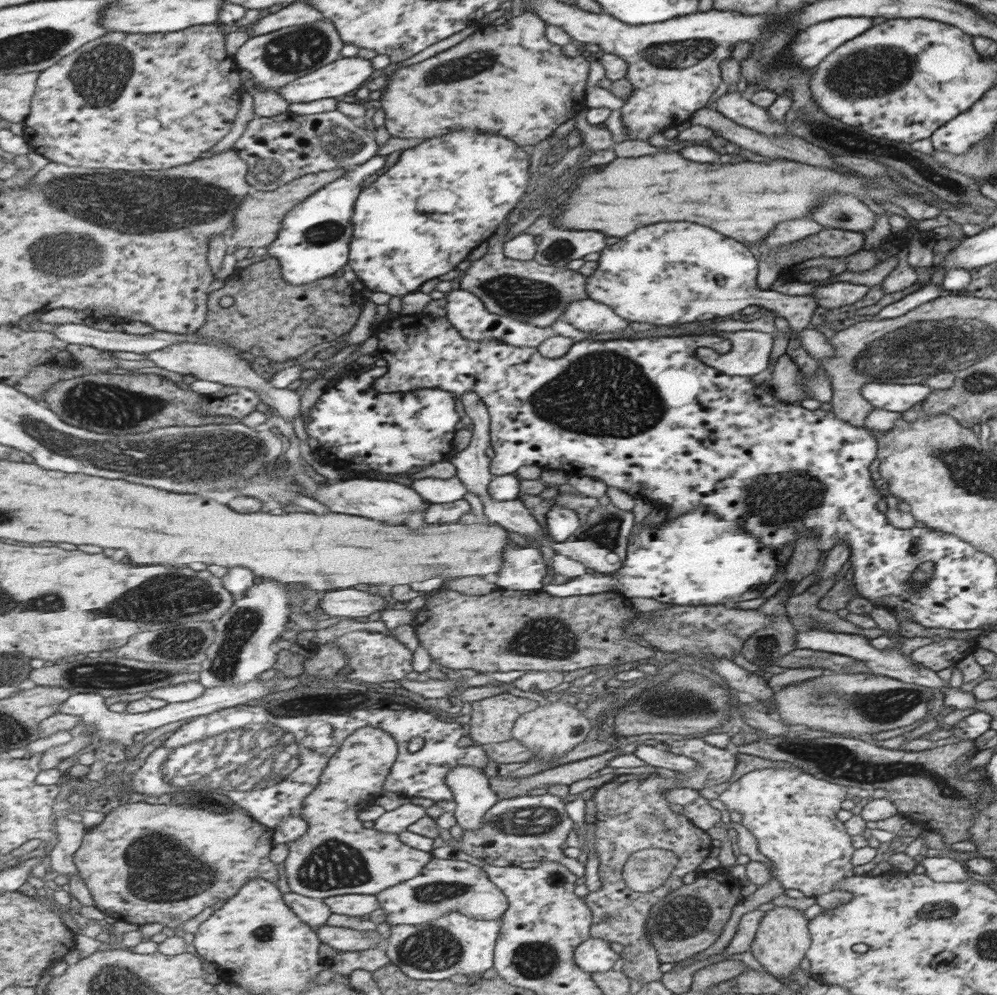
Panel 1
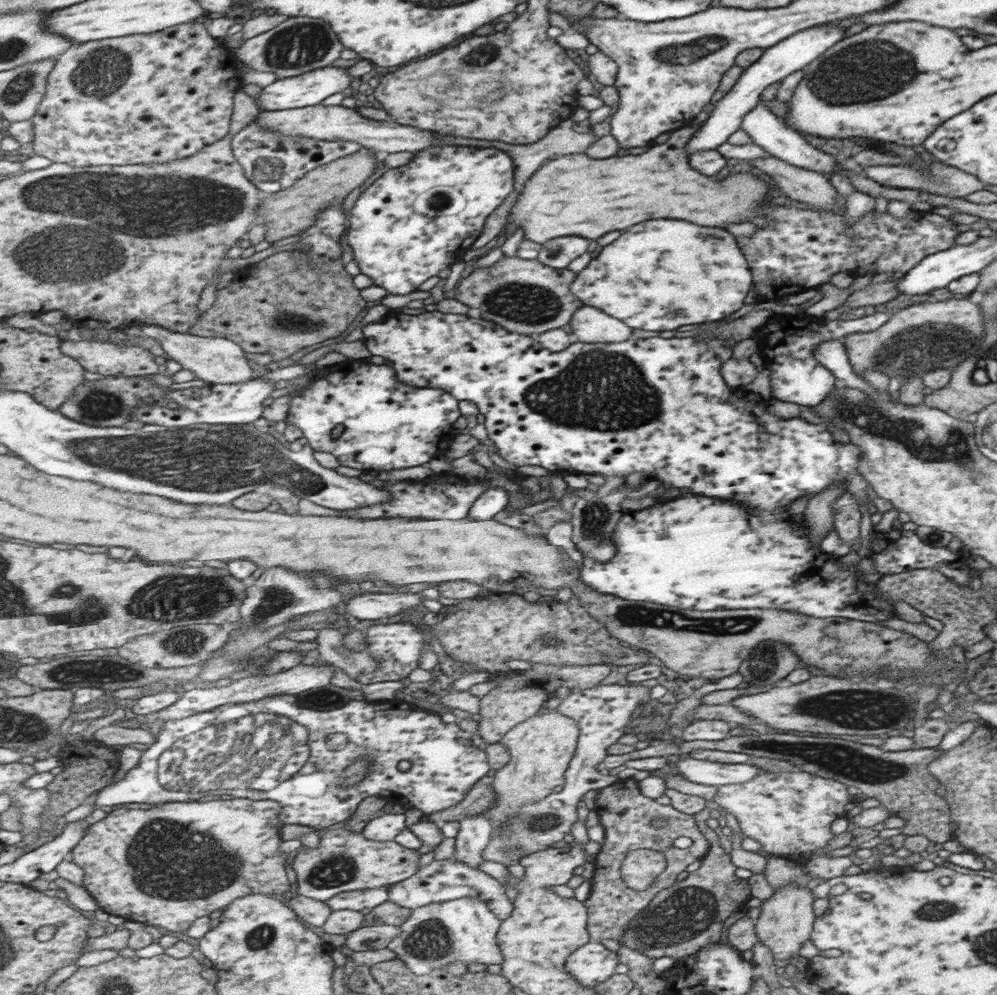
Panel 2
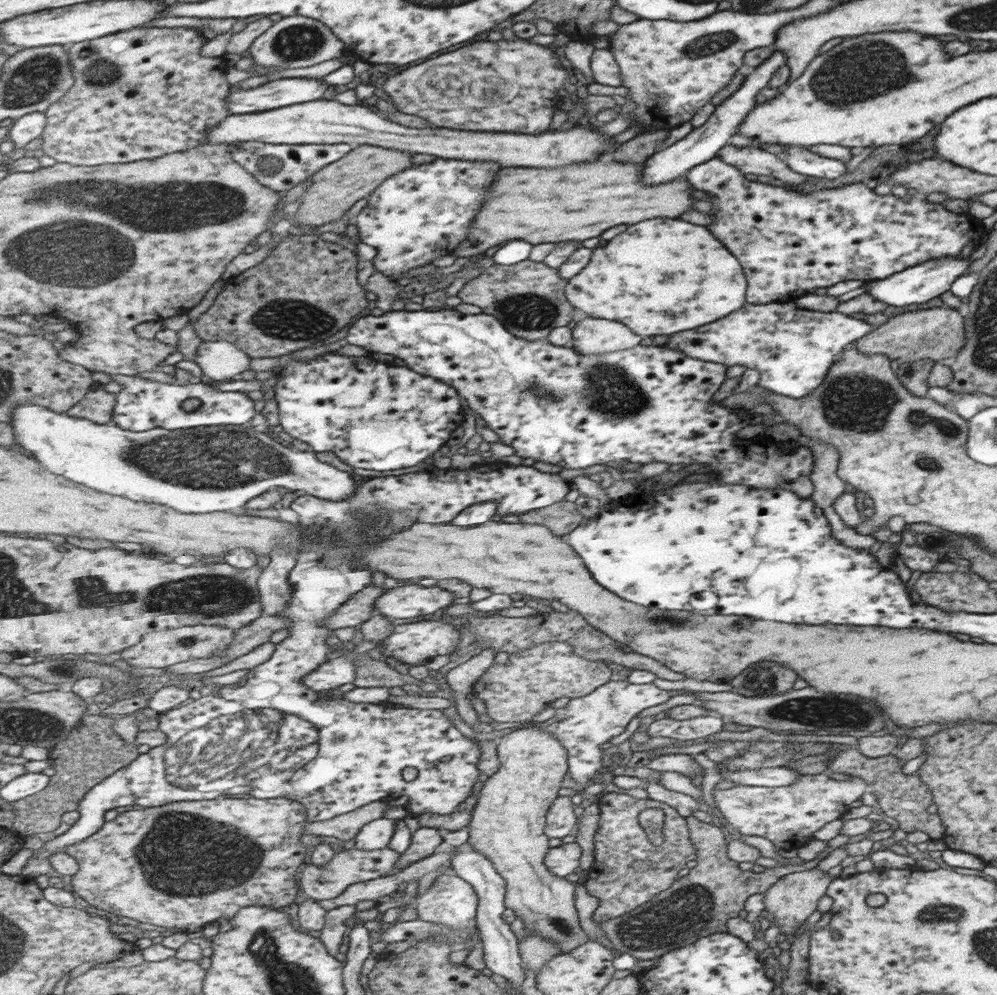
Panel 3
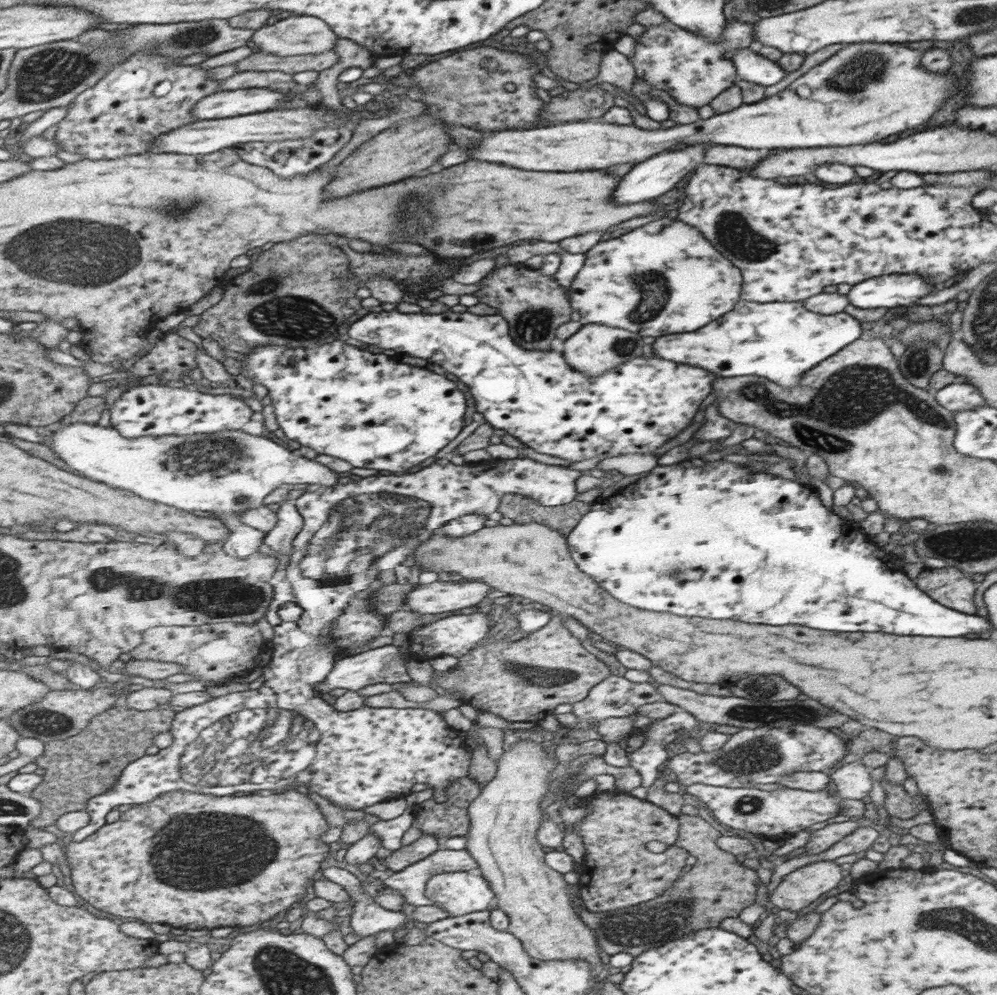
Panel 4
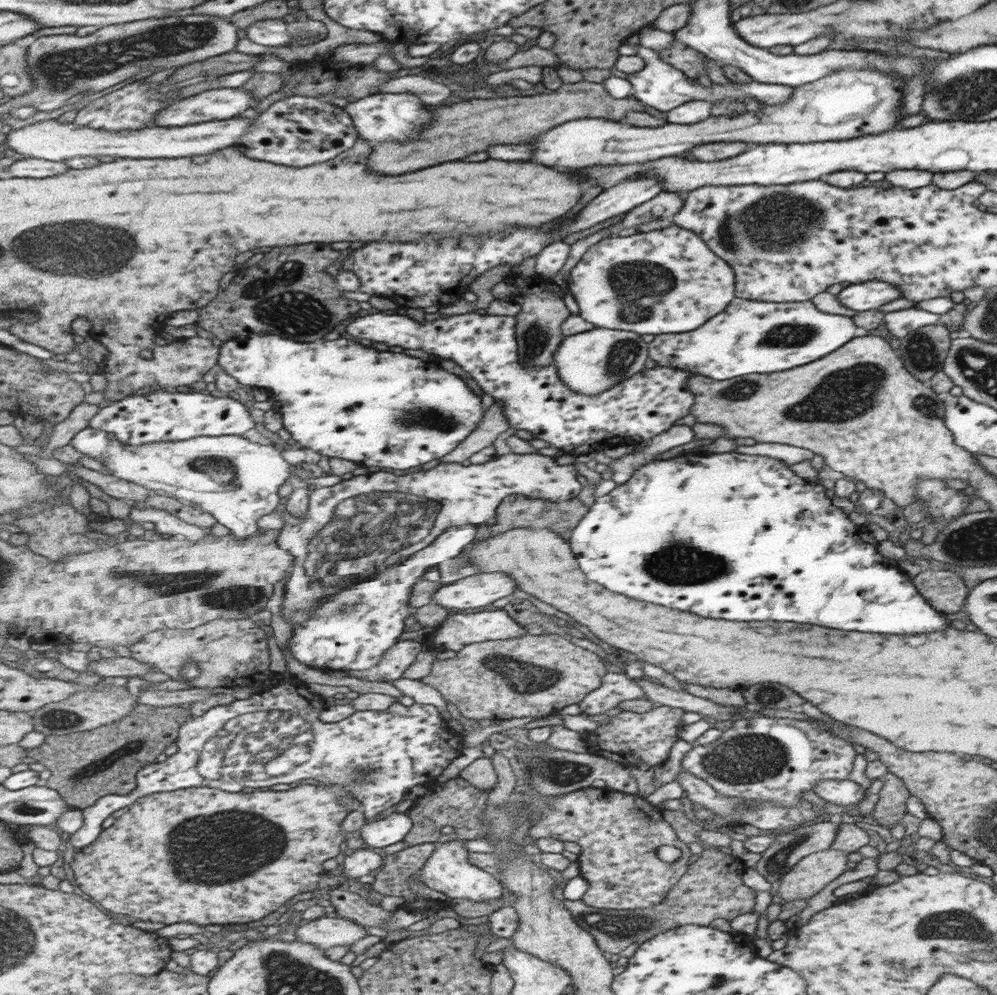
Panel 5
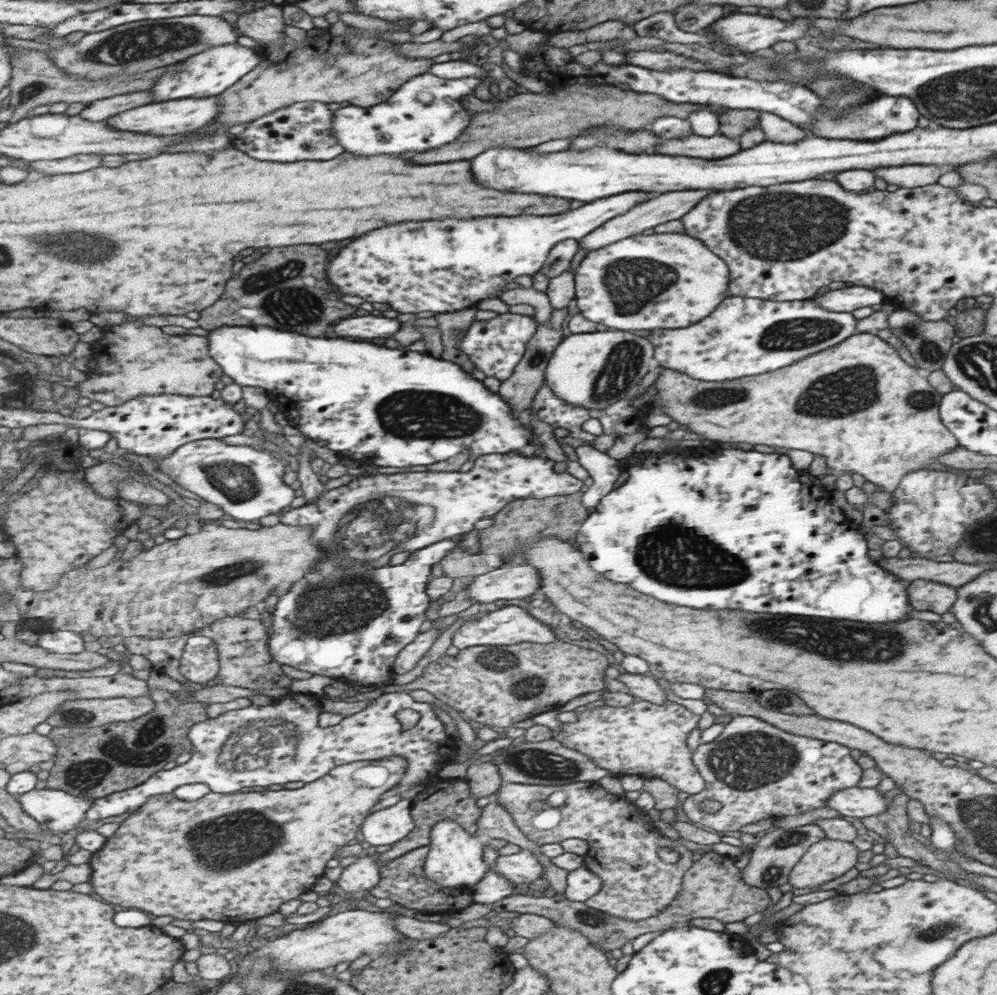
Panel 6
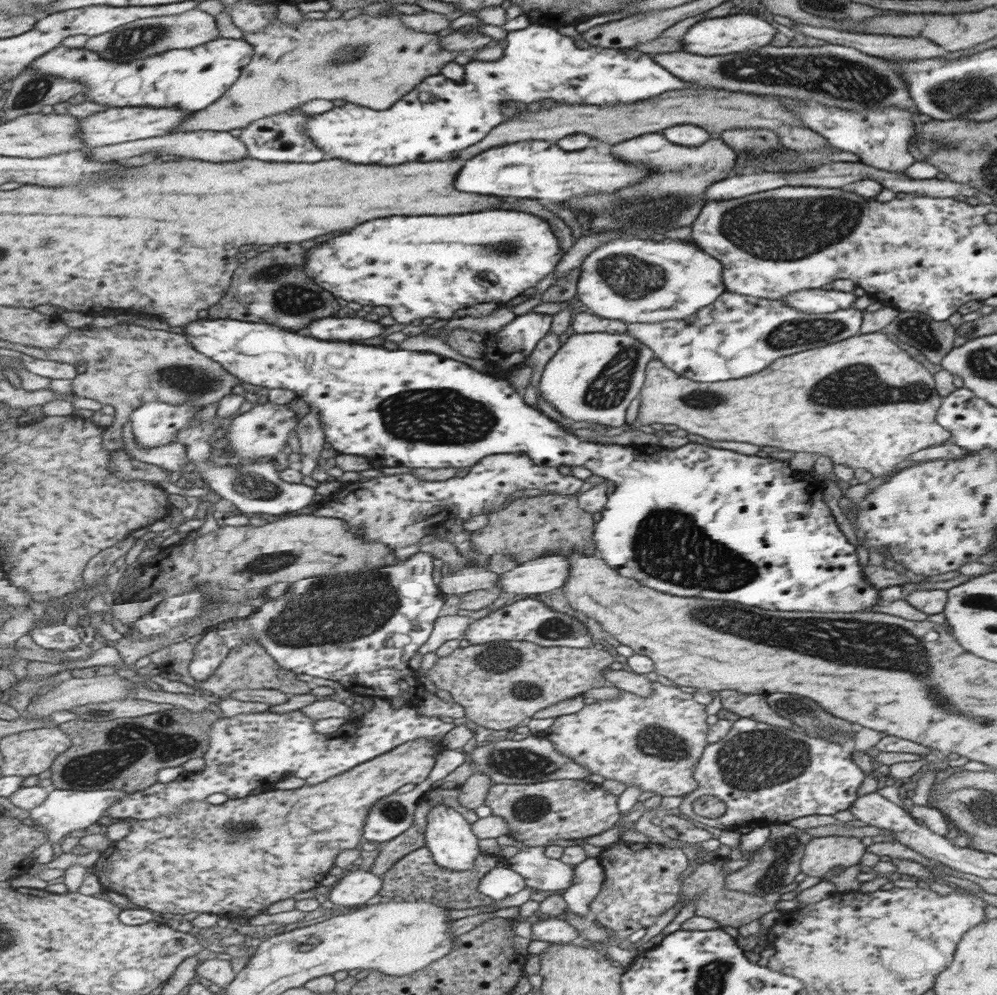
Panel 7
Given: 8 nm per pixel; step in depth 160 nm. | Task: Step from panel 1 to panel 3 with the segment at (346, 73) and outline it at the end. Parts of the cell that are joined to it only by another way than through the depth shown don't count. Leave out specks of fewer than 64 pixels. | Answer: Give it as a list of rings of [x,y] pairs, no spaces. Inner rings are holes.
[[[282,78],[269,81],[263,86],[251,90],[233,89],[228,96],[228,109],[231,115],[260,113],[261,111],[280,109],[284,106],[316,101],[331,95],[329,86],[319,78]]]

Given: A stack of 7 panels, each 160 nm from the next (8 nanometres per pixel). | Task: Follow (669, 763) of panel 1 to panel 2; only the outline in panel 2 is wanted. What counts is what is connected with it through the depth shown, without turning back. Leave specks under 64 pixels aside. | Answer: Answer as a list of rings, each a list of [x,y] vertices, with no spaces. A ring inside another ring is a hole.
[[[690,757],[684,759],[671,759],[671,766],[677,768],[679,775],[685,780],[695,784],[707,784],[707,786],[720,787],[729,784],[743,784],[757,776],[760,769],[744,764],[721,764],[719,762],[708,762],[695,760]]]

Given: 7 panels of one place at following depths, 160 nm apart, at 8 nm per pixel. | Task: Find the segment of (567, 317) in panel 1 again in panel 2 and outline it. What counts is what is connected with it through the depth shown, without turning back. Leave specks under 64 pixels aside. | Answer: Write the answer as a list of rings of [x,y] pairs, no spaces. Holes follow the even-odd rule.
[[[585,305],[573,314],[569,328],[577,336],[578,342],[584,344],[623,342],[631,336],[631,328],[627,328],[621,320],[611,318],[592,306]]]

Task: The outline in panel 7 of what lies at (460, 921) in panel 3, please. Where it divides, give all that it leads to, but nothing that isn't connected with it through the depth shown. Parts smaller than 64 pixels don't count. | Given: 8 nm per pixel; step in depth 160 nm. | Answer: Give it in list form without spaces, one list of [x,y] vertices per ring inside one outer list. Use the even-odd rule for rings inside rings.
[[[439,803],[429,811],[428,818],[426,846],[432,850],[434,859],[442,867],[458,872],[475,868],[476,858],[480,854],[477,847],[478,839],[476,834],[473,834],[472,824],[465,820],[465,815],[453,807]]]

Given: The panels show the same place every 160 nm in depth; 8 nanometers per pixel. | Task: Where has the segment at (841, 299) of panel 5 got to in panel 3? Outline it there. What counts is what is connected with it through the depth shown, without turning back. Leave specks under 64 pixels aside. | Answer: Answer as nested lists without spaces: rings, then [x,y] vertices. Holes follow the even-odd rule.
[[[979,252],[969,255],[966,259],[958,256],[945,256],[938,260],[928,261],[918,266],[893,274],[881,281],[867,281],[864,283],[865,293],[871,298],[883,302],[886,306],[907,306],[908,304],[921,304],[948,292],[949,286],[960,275],[967,272],[968,267]]]

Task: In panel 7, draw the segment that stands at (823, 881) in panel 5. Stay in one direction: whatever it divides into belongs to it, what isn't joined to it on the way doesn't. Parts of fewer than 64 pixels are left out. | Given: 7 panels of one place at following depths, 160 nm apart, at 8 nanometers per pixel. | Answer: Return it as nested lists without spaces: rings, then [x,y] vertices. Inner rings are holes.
[[[833,836],[813,838],[804,846],[804,853],[800,860],[800,872],[805,876],[817,879],[824,876],[831,879],[835,868],[847,868],[859,862],[863,854],[863,844],[859,838],[845,838]]]

